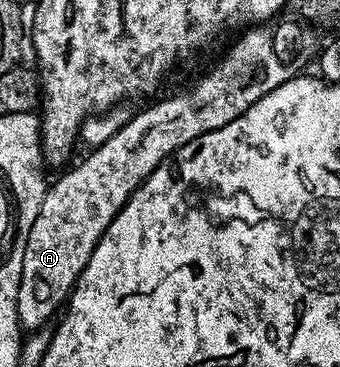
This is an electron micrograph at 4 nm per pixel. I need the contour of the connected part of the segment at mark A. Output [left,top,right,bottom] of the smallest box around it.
[16,19,318,329]

